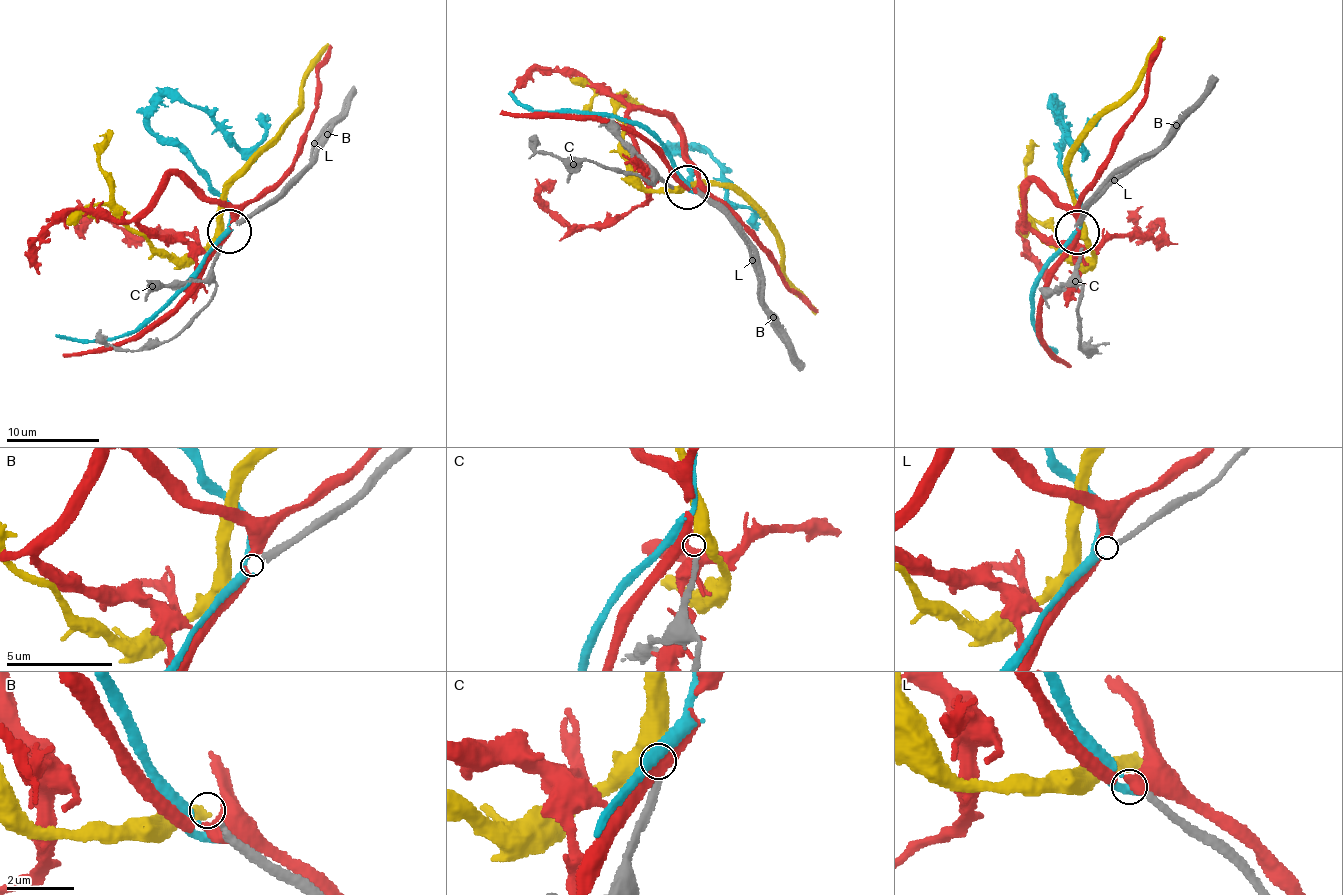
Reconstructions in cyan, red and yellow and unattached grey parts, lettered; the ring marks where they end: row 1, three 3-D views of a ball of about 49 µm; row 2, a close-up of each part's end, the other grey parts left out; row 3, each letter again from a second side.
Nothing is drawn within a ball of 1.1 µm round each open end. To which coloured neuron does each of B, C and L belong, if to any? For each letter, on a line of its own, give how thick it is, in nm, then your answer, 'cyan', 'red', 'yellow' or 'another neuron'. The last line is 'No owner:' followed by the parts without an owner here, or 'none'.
B: calibre 240 nm; another neuron
C: calibre 240 nm; yellow
L: calibre 240 nm; cyan
No owner: B

